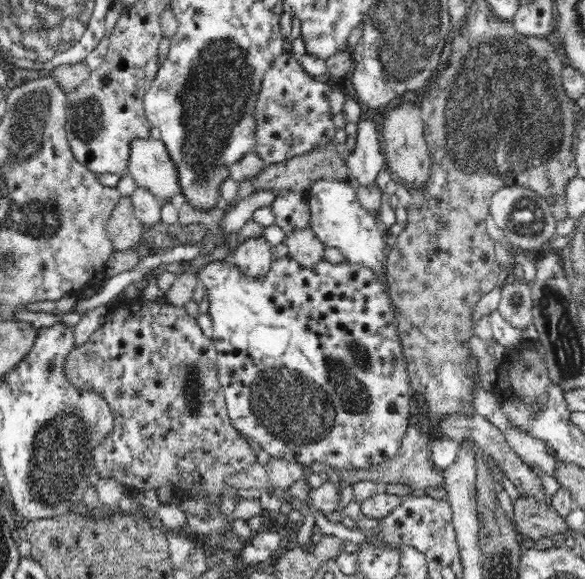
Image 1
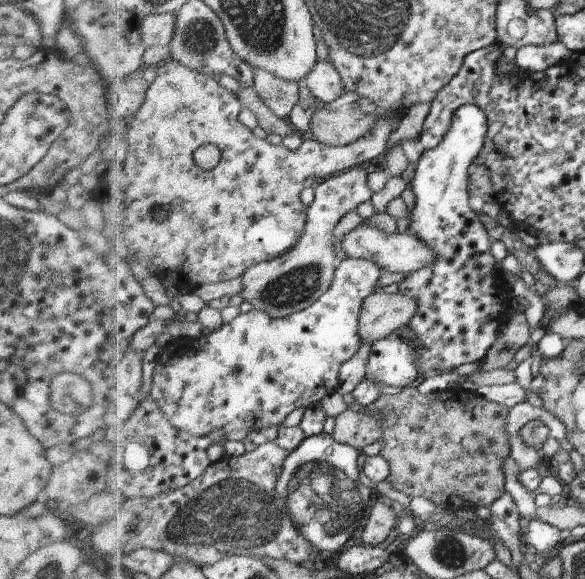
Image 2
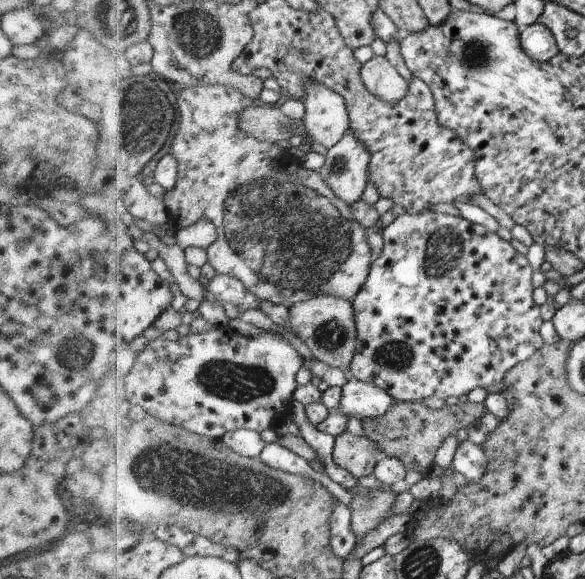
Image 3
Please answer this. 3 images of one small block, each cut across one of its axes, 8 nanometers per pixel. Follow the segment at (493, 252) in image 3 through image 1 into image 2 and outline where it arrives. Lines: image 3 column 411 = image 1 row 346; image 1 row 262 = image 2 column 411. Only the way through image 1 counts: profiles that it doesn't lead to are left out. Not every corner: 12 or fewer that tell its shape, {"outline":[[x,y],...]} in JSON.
{"outline":[[456,110],[411,179],[408,232],[435,261],[398,293],[419,374],[487,356],[513,314],[470,209],[487,115]]}

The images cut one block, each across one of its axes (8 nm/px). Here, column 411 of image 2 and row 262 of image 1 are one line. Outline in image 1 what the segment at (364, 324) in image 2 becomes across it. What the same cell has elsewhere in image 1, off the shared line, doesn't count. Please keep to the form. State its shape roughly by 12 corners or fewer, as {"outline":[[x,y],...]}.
{"outline":[[311,227],[294,230],[284,243],[289,257],[314,268],[324,244]]}

